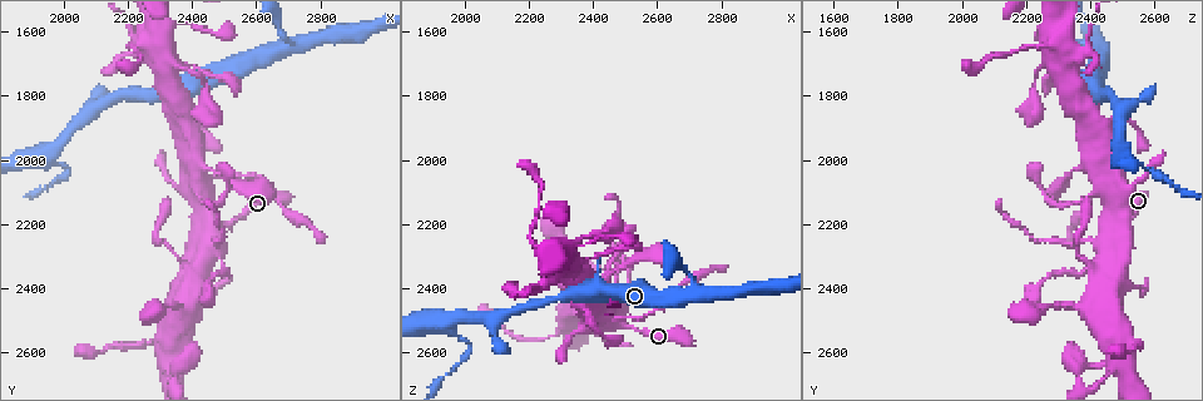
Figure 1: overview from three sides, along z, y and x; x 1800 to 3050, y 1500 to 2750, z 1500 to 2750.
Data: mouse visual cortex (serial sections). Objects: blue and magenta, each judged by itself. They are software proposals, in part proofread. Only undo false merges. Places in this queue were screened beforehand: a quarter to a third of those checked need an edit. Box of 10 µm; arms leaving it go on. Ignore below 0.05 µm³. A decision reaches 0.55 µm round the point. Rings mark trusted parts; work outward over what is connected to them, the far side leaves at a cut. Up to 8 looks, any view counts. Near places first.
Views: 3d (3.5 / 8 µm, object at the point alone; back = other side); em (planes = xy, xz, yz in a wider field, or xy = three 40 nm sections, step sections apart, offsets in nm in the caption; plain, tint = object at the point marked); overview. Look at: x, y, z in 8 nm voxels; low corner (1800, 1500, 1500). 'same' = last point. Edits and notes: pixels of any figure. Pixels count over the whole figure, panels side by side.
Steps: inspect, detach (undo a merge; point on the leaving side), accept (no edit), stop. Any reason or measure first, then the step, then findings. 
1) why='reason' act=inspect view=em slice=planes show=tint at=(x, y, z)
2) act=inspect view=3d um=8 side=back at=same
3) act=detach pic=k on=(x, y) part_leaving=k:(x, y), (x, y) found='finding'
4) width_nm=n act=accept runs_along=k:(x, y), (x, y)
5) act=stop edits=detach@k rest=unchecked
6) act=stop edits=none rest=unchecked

act=inspect view=3d um=3.5 at=(2680, 1580, 2330)

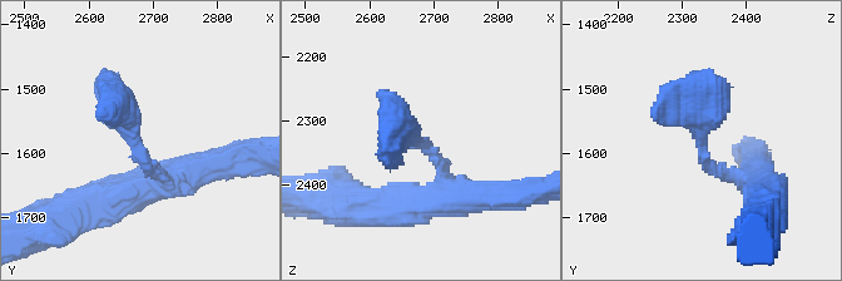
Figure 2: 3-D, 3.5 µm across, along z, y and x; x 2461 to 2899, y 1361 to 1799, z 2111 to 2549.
arms=3 arm_widths_nm=200,300,300 act=inspect view=em slice=xy step=5 show=tint at=(2670, 1585, 2325)

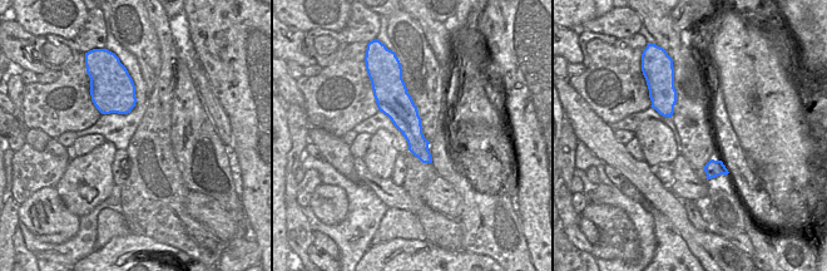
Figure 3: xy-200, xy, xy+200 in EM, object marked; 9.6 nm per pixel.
act=accept found='continuous, no second cell'

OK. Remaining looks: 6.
why='thick turns thin' act=inspect view=3d um=3.5 at=(2010, 2020, 2570)

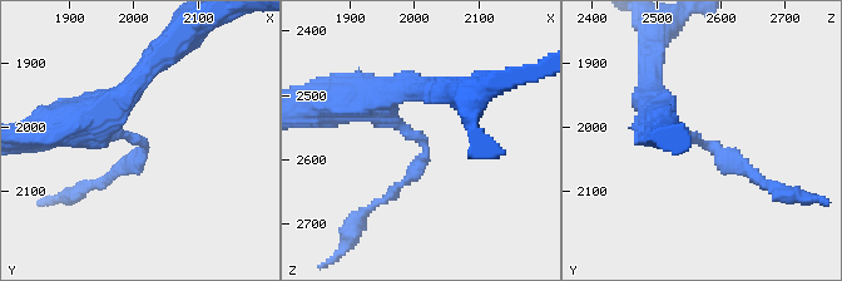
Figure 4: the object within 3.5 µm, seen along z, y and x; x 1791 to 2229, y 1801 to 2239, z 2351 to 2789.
act=inspect view=em slice=xy step=5 show=tint at=(2010, 2025, 2575)

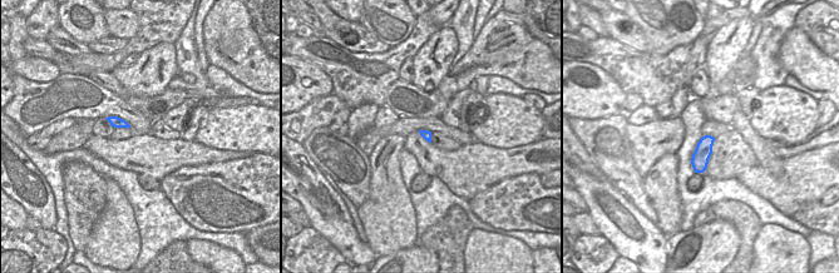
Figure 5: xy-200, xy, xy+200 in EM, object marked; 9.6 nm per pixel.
act=detach pic=4 on=(742, 169) part_leaving=4:(712, 147), (779, 193), (790, 193) found='two cells meet here'

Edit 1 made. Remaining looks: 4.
why='abrupt turn' act=inspect view=3d um=3.5 at=(2460, 2260, 2420)

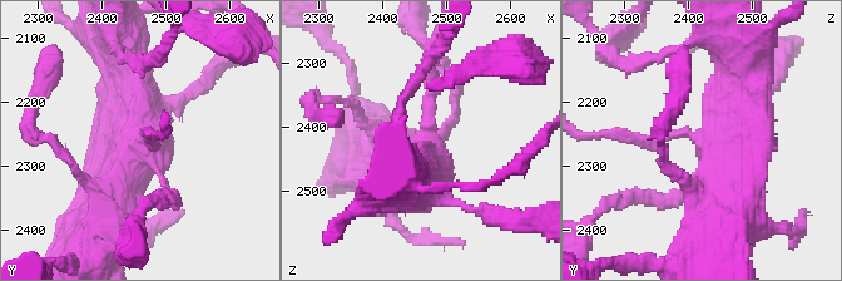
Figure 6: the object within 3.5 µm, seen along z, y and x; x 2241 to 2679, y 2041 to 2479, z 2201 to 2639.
why='now the EM' act=inspect view=em slice=xy step=3 show=tint at=(2470, 2260, 2425)

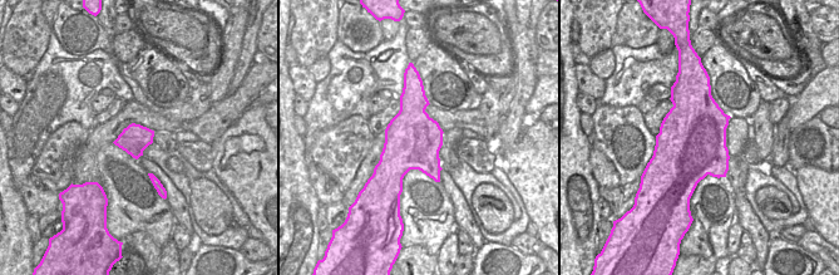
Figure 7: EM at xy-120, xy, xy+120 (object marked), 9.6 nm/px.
why='cut it another way' act=inspect view=em slice=xy step=2 show=tint at=same

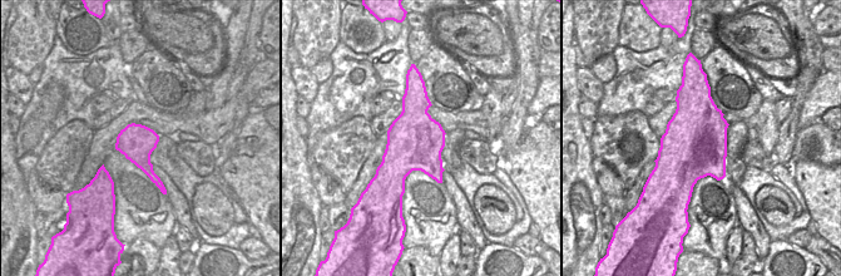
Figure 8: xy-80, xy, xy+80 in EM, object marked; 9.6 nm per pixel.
act=accept runs_along=6:(181, 97), (145, 104), (107, 216) found='one cell here'

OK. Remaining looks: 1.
act=stop edits=detach@4 rest=unchecked

